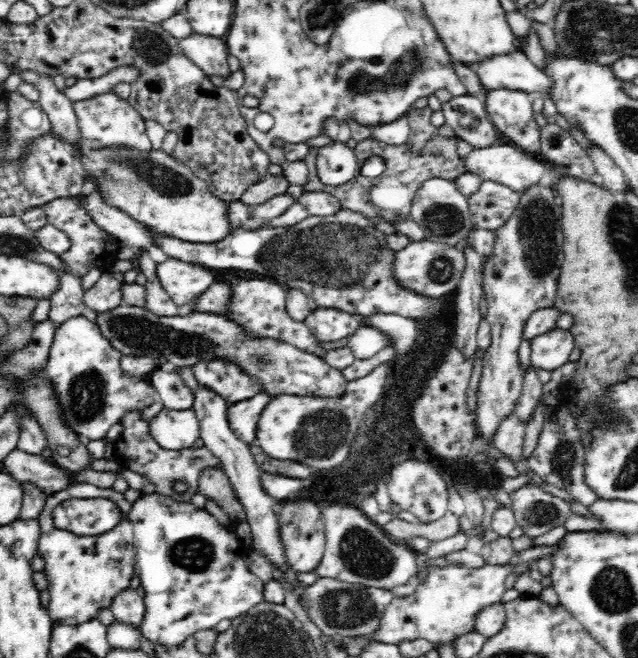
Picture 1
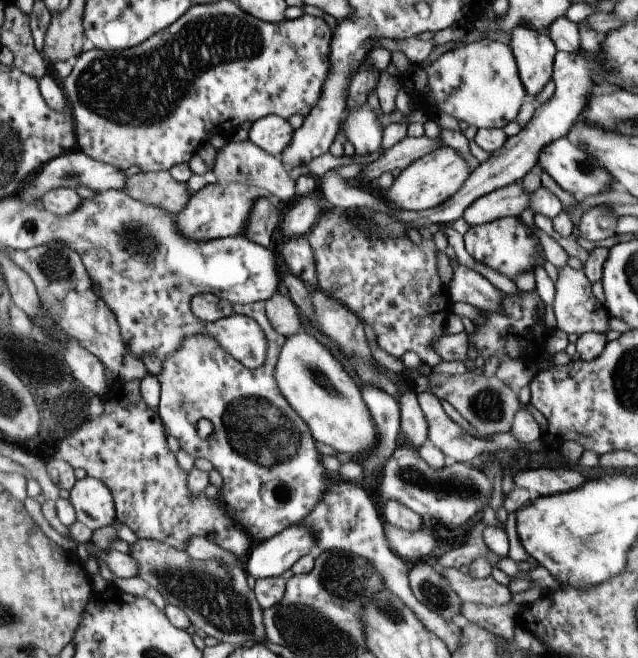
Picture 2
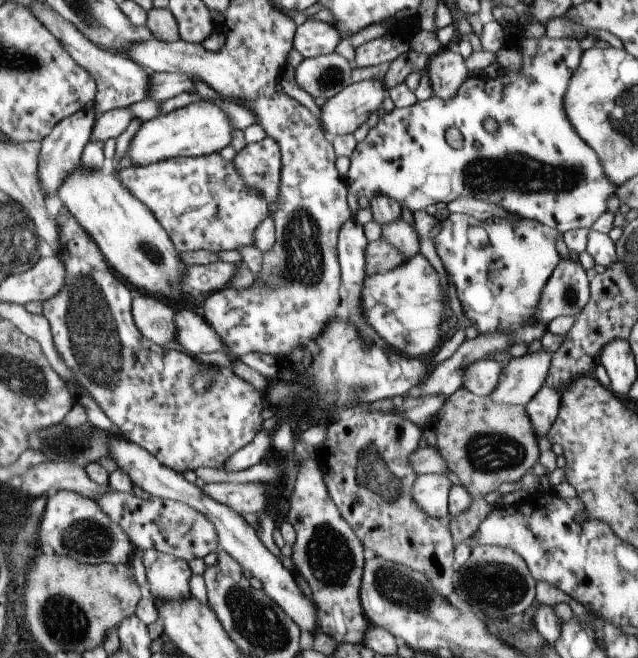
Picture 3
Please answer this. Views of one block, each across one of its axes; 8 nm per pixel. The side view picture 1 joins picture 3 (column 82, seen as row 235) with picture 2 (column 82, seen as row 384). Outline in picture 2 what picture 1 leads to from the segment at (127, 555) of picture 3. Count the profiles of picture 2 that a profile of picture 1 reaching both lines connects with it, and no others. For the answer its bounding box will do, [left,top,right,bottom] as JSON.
[69,478,117,531]

